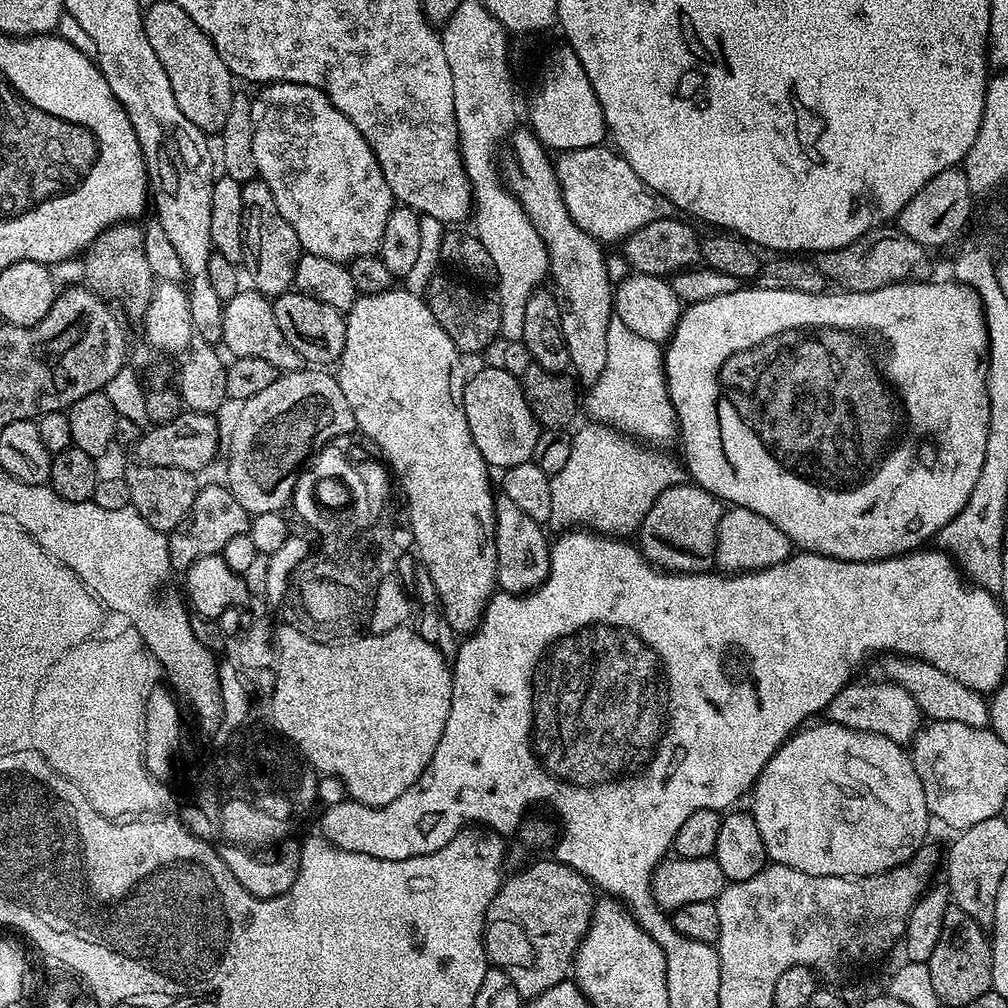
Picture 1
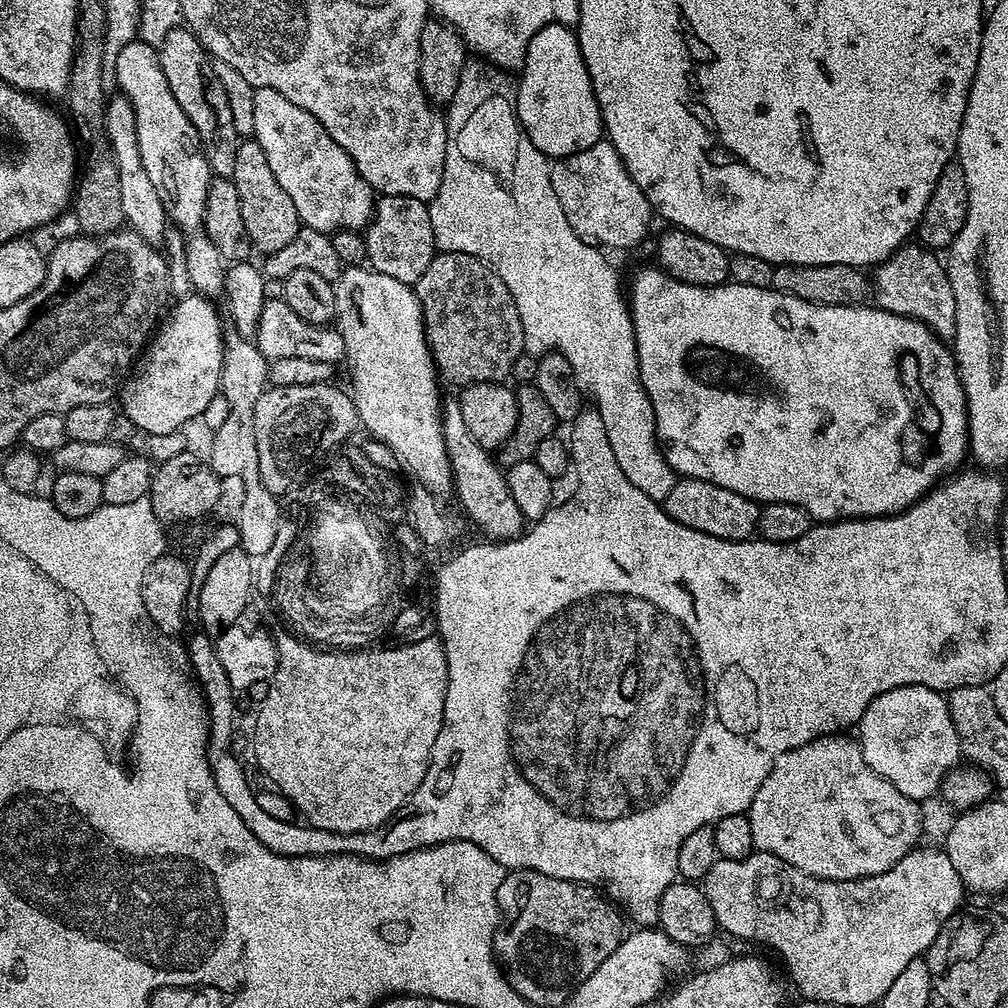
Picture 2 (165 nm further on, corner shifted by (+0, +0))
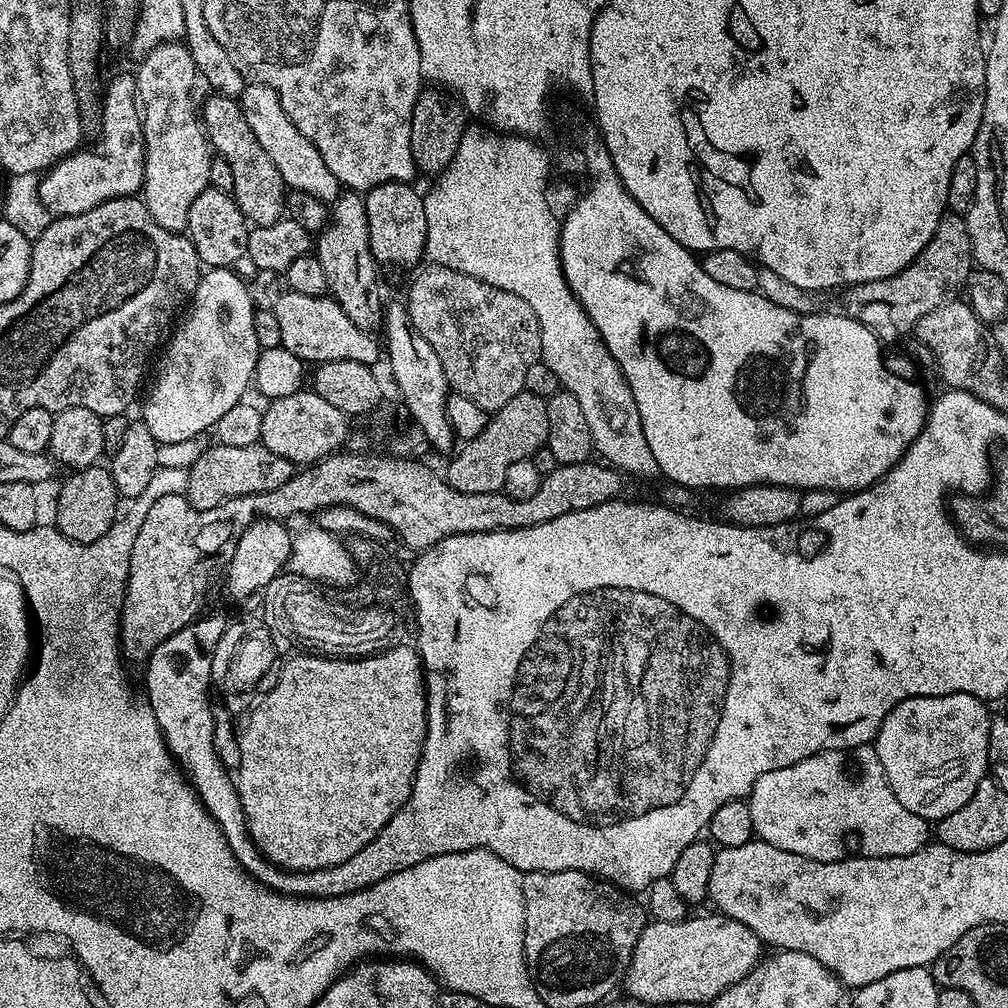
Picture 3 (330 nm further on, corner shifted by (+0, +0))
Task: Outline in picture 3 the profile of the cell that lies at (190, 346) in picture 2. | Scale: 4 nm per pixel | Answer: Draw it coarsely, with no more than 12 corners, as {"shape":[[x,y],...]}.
{"shape":[[232,268],[201,275],[142,423],[157,444],[215,429],[262,351]]}

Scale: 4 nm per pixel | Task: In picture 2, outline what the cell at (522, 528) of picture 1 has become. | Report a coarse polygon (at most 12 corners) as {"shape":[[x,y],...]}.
{"shape":[[459,399],[440,421],[452,488],[489,541],[526,528],[507,475],[466,427]]}

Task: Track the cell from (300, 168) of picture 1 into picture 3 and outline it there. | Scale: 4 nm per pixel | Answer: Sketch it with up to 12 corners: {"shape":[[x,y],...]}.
{"shape":[[265,84],[238,98],[291,191],[331,202],[342,185]]}

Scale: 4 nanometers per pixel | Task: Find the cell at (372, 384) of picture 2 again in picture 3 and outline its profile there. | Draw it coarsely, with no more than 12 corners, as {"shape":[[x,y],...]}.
{"shape":[[363,195],[331,201],[315,237],[332,299],[359,328],[379,329]]}

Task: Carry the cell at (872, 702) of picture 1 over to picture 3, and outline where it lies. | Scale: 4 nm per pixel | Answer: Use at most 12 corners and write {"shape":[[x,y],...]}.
{"shape":[[894,705],[874,741],[902,806],[939,822],[989,775],[989,705]]}

